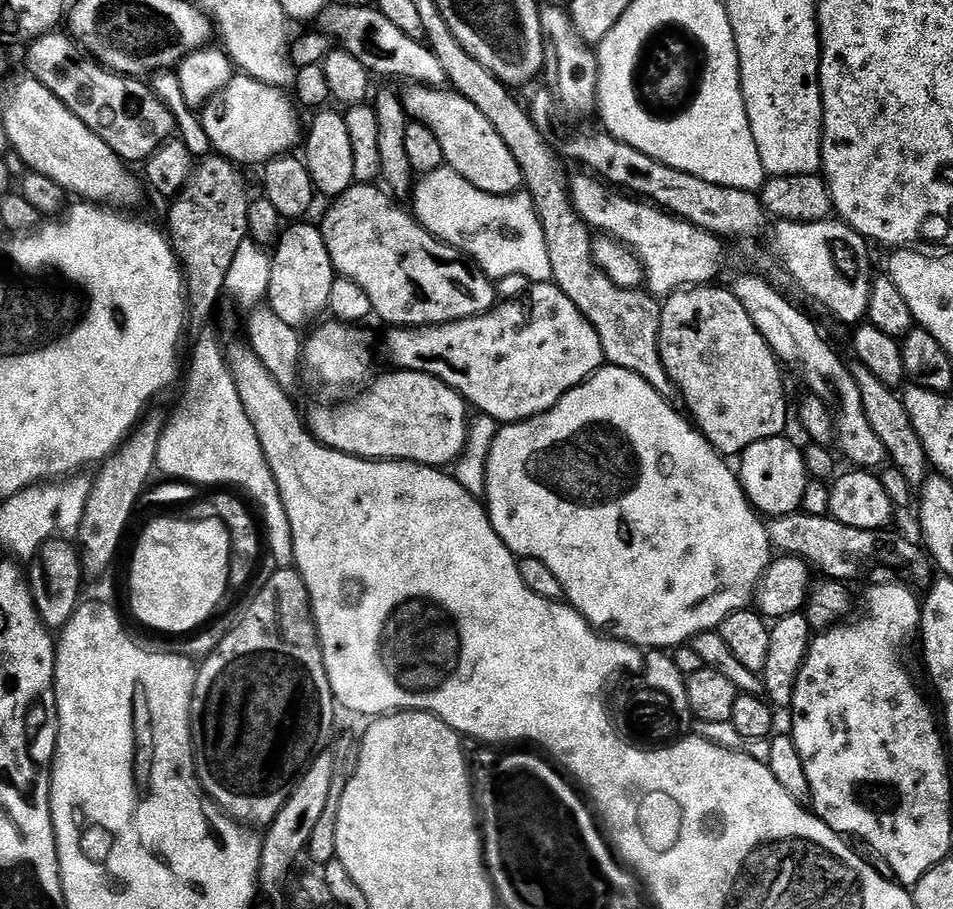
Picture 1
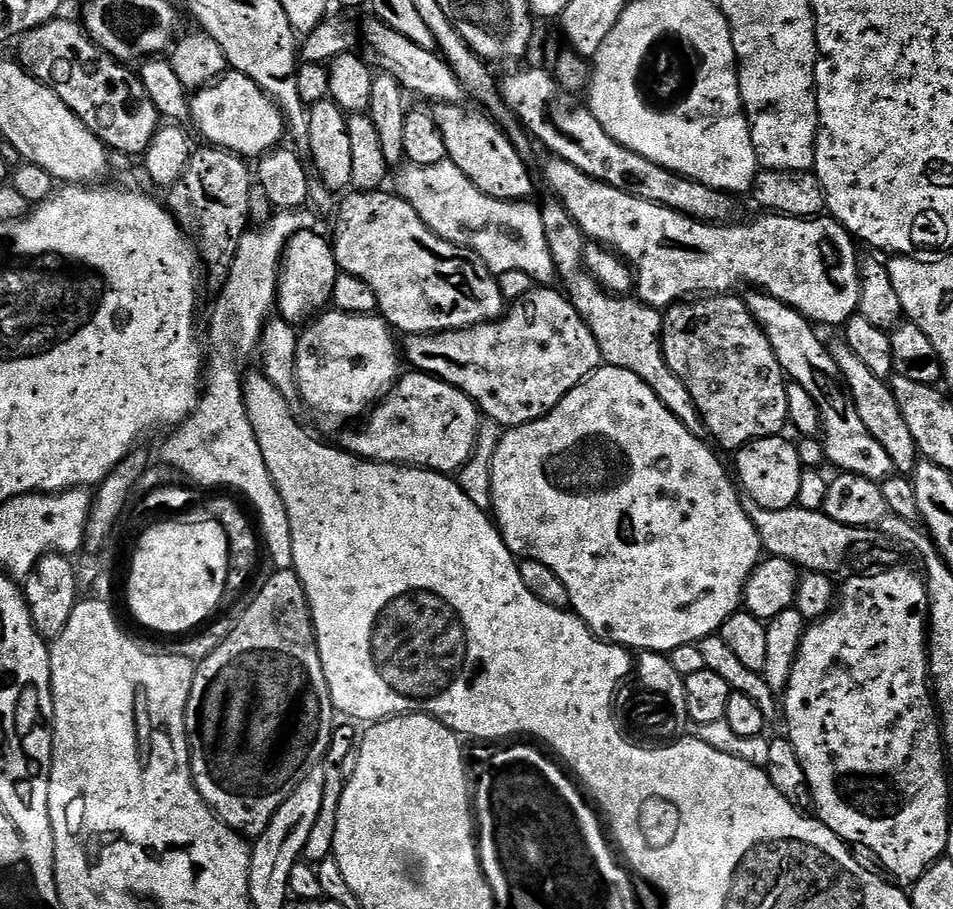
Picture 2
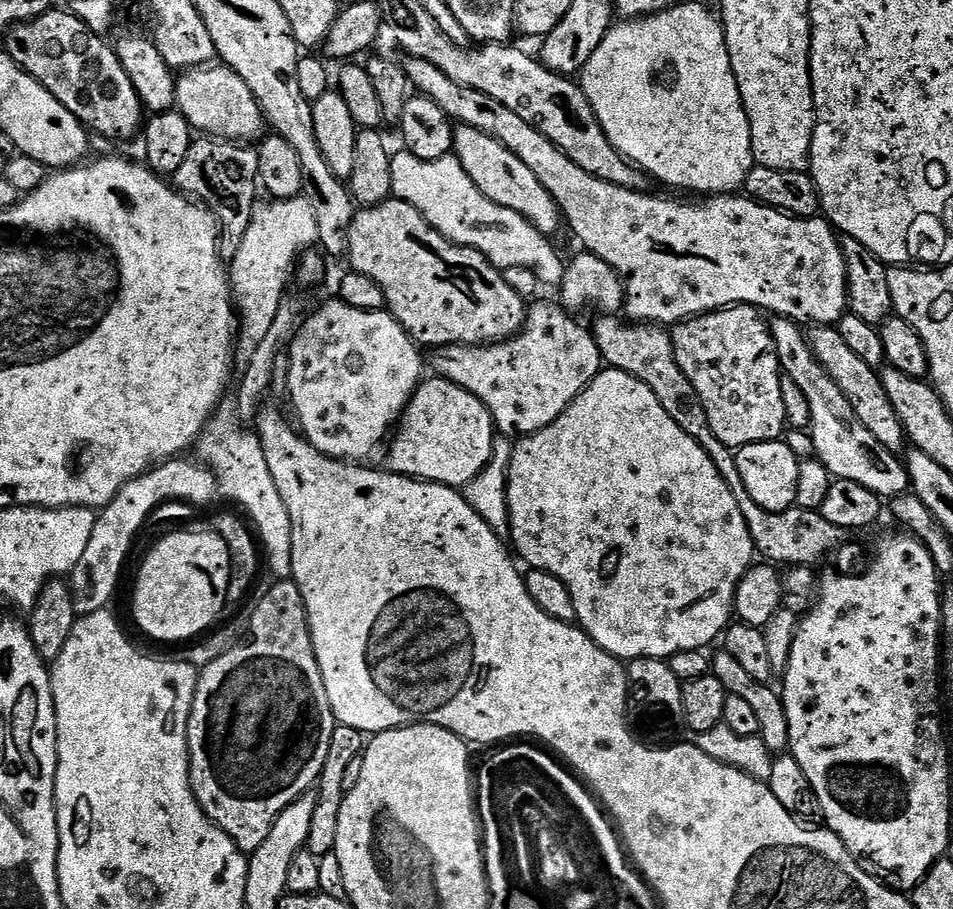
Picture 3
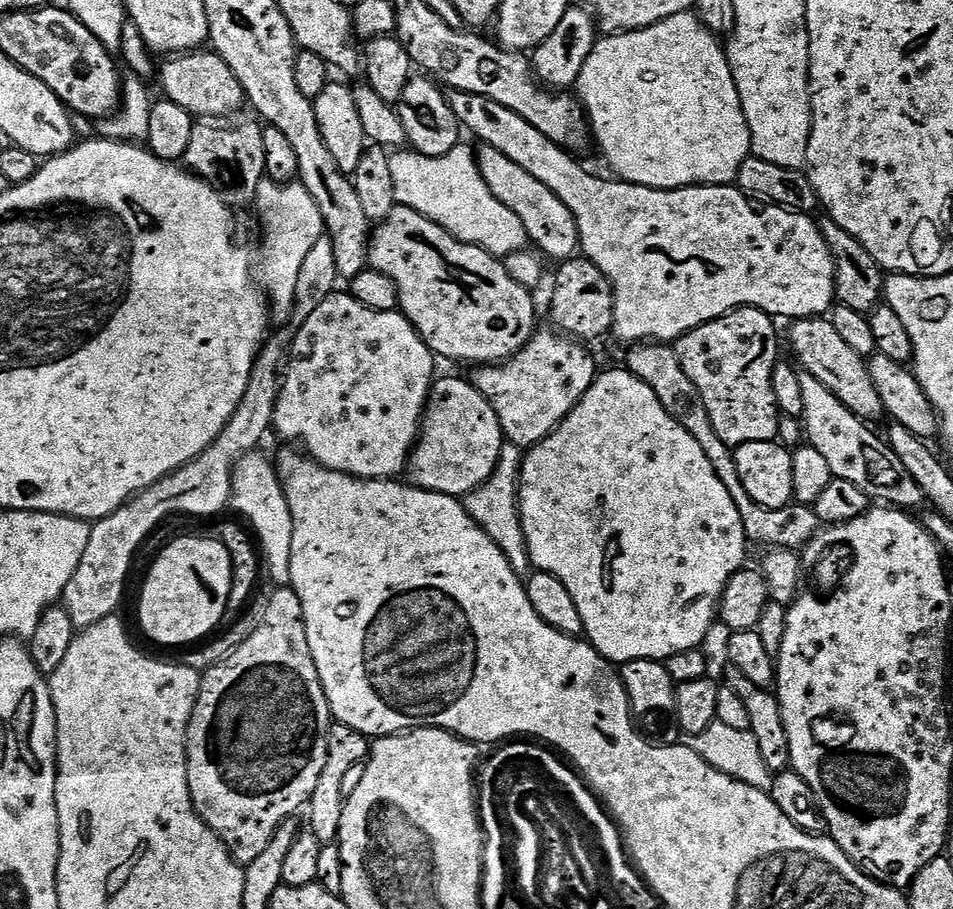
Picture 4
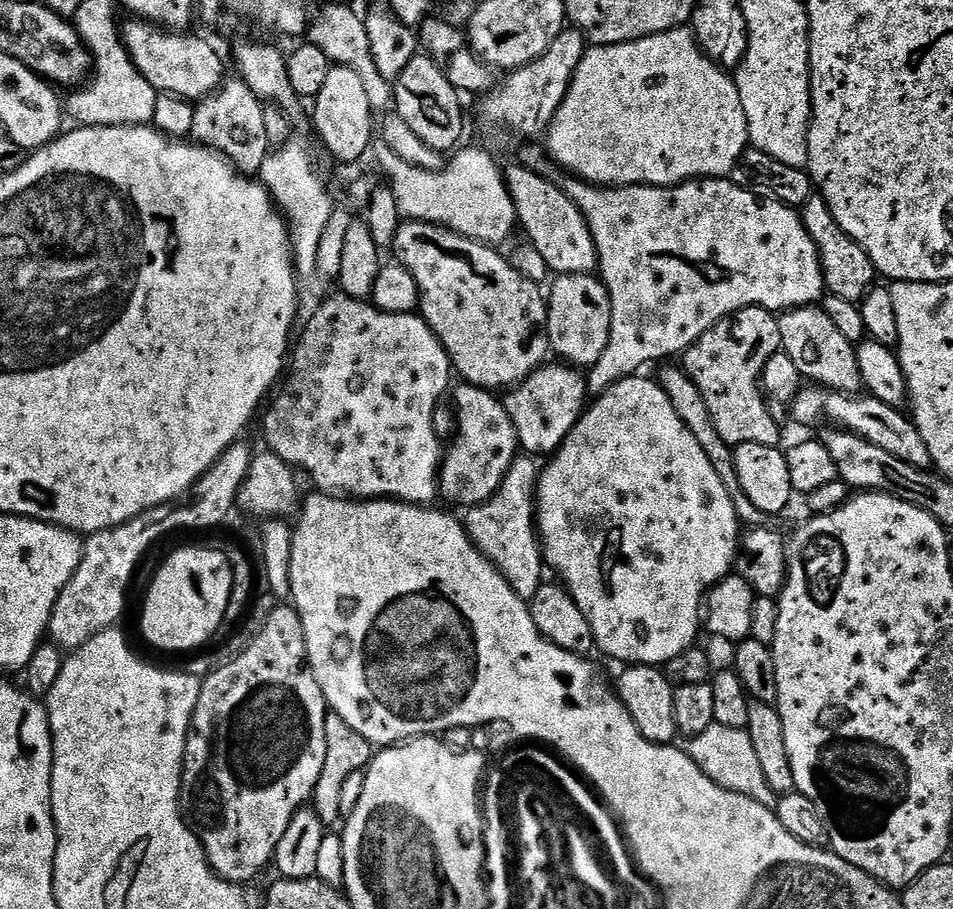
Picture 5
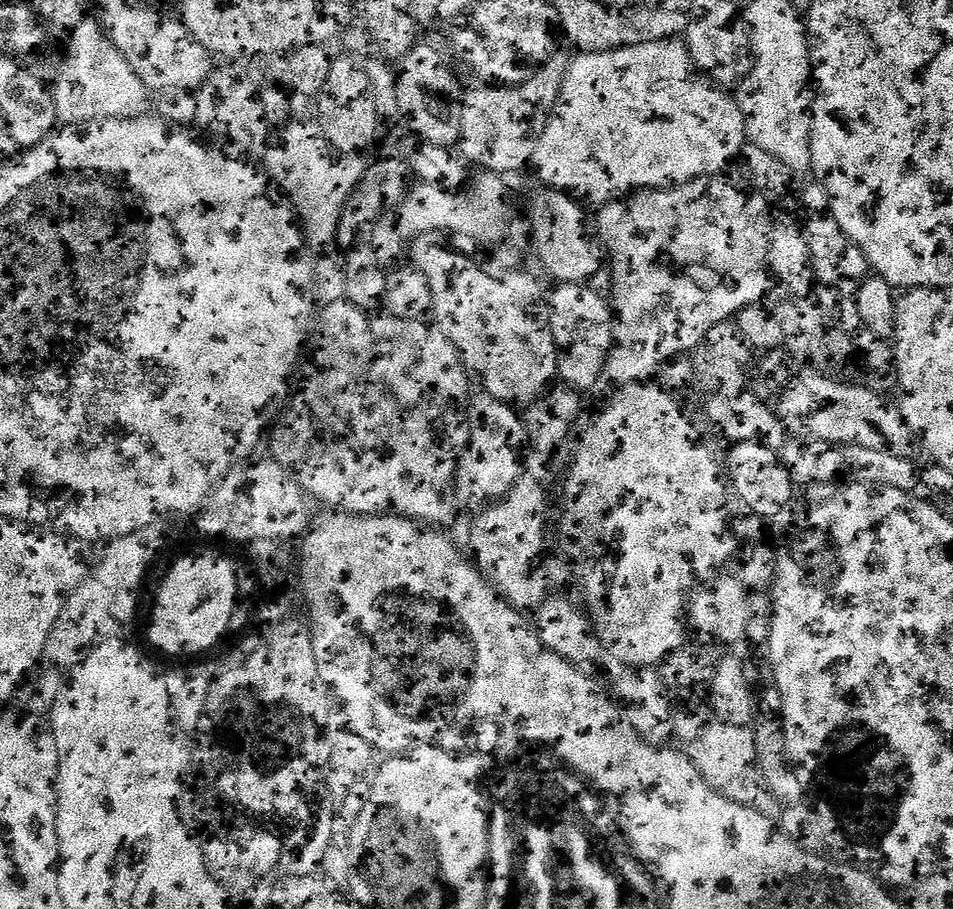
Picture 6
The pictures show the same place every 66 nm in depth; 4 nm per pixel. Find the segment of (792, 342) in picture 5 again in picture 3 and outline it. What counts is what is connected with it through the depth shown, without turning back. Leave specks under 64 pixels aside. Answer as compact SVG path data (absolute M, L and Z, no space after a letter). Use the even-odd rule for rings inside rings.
M816 326L811 331L807 333L807 338L814 358L825 374L836 383L838 390L842 390L842 394L846 398L846 402L850 402L858 422L862 422L862 426L866 426L866 430L870 430L870 434L874 434L874 438L878 438L878 442L882 442L882 446L886 446L886 450L897 454L903 453L906 448L904 427L898 414L894 414L894 406L890 406L890 398L886 398L886 390L880 381L880 372L866 366L866 362L862 362L862 358L858 358L858 354L854 354L854 350L850 350L850 346L846 346L839 327Z

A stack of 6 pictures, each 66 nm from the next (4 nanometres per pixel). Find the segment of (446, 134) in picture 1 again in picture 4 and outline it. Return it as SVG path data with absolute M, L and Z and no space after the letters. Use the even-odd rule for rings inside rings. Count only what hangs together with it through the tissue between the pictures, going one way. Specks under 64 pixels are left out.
M481 147L478 152L478 163L482 178L486 178L486 186L490 186L494 198L498 198L502 206L510 206L510 210L514 210L514 214L522 218L522 226L526 226L529 241L535 244L536 240L535 247L549 261L550 259L556 260L555 262L570 260L580 252L578 222L574 222L574 214L566 210L566 202L562 202L562 198L558 198L554 190L546 190L546 186L542 186L542 182L534 178L534 174L526 174L522 166L510 162L506 154L493 148Z

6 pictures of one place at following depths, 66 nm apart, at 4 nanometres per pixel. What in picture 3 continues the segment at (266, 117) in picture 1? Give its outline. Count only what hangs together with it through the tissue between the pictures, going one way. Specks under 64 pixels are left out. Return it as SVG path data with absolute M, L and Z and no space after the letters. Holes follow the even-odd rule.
M204 66L199 70L185 71L176 82L175 107L197 133L233 142L259 141L266 132L266 121L260 103L254 98L250 86L246 86L244 79L233 68L216 67Z

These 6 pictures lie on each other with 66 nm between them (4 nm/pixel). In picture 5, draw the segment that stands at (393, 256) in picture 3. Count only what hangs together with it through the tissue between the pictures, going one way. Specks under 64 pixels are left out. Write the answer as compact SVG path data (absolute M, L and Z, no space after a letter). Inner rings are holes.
M408 220L401 223L396 235L395 252L395 259L408 268L410 274L414 274L414 282L418 282L418 286L420 287L419 315L424 317L424 321L430 326L430 330L434 330L434 334L442 342L446 354L452 360L455 375L463 383L473 384L479 388L487 388L489 390L497 390L496 388L508 390L517 384L521 384L526 377L531 376L533 372L537 372L540 368L544 367L550 356L550 345L548 342L548 302L545 293L542 291L541 285L530 282L530 278L522 278L522 274L518 274L518 270L512 268L509 257L505 253L503 256L500 250L497 250L495 247L480 244L476 240L471 240L465 236L459 236L458 233L450 231L449 228L441 228L439 224L425 224L422 220Z

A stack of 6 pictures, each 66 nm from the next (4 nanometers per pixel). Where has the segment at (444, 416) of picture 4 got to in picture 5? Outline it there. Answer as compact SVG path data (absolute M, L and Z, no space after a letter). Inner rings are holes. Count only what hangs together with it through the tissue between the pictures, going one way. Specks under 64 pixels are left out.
M463 382L457 383L454 388L454 396L456 392L456 408L460 411L460 433L452 440L452 449L445 451L442 456L442 463L440 466L440 496L443 499L448 499L452 504L464 504L465 509L473 508L476 504L485 504L492 495L502 486L502 478L506 478L506 472L510 470L512 463L516 461L518 449L520 448L520 439L514 430L514 422L510 422L510 414L504 408L503 399L497 398L495 400L493 393L487 388L479 388L473 384L466 384Z

